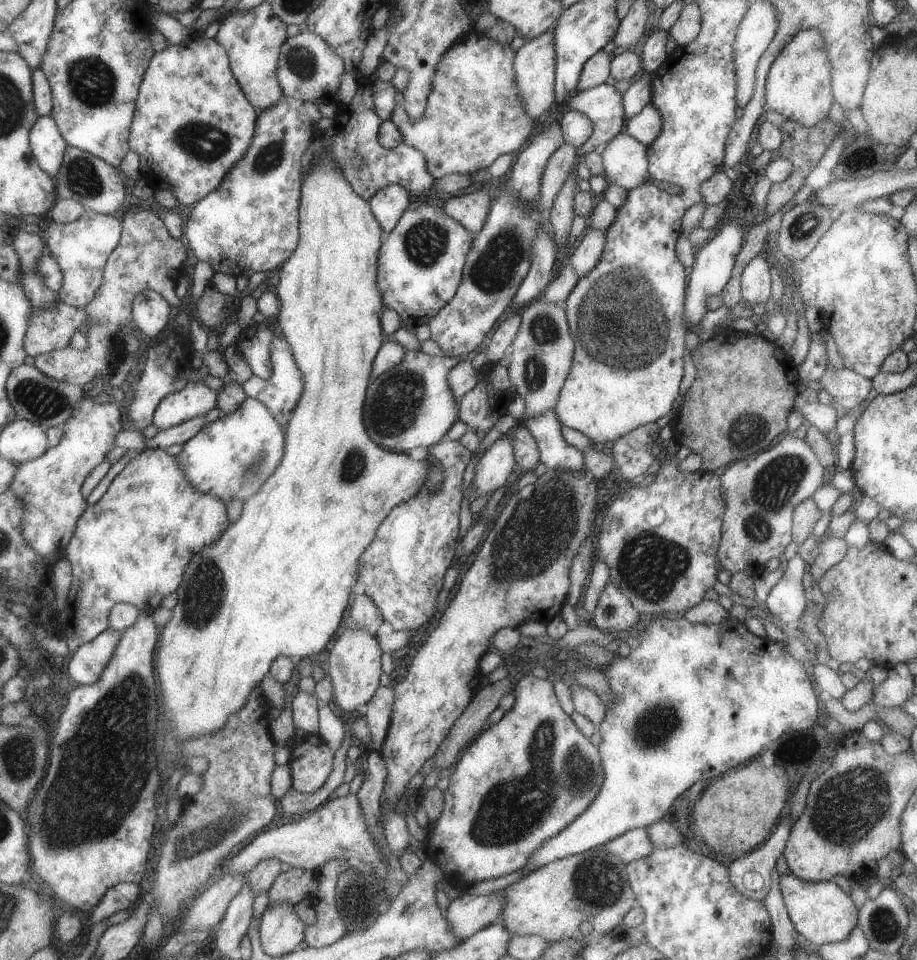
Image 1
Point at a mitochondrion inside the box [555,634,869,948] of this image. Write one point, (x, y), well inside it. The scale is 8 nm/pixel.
(597, 883)

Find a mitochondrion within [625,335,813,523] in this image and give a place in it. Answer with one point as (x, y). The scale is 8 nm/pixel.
(747, 434)

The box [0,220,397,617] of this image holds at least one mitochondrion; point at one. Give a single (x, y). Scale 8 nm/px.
(43, 401)

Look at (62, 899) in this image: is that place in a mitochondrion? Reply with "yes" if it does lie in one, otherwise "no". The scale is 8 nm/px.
no

